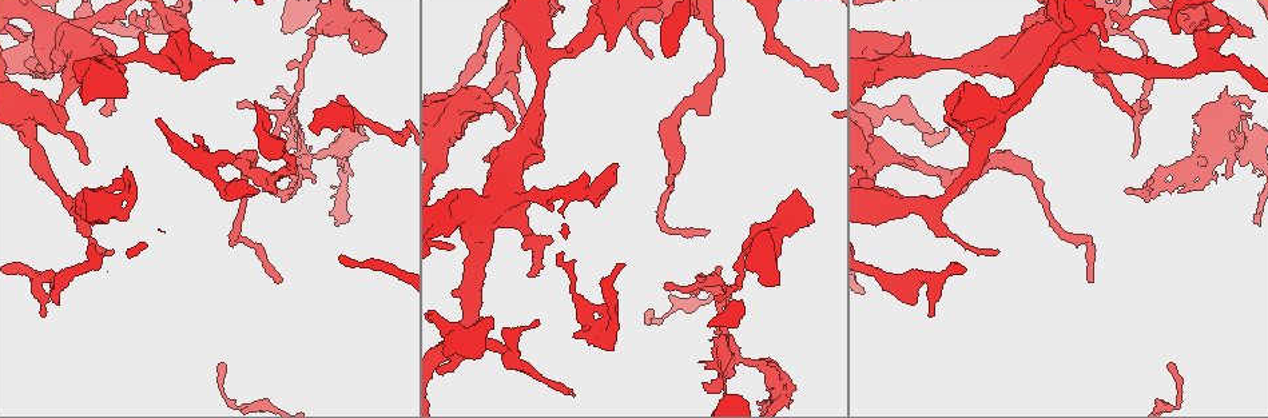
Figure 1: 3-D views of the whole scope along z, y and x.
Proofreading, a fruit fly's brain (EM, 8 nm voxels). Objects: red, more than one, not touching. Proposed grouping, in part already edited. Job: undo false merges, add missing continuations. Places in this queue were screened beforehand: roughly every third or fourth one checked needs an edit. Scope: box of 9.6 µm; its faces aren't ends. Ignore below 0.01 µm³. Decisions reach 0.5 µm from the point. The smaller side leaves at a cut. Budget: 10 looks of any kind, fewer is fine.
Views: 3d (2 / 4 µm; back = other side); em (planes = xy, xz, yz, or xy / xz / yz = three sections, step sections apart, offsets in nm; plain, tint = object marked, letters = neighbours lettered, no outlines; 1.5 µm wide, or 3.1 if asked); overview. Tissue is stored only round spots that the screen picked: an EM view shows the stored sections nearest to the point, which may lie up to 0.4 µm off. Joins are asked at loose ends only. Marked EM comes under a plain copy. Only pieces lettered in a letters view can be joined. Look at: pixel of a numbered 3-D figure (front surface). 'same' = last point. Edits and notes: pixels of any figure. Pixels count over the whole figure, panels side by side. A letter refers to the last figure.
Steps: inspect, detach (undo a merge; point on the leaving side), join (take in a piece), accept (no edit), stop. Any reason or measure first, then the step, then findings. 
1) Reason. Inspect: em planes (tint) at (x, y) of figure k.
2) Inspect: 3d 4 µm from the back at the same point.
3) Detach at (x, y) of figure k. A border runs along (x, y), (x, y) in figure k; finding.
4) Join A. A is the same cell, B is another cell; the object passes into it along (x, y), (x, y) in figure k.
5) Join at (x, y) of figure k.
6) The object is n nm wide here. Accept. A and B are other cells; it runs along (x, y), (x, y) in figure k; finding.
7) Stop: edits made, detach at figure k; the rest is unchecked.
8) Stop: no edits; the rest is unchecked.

An open end. Inspect: em yz step 8 (letters) at (101, 112) of figure 1.

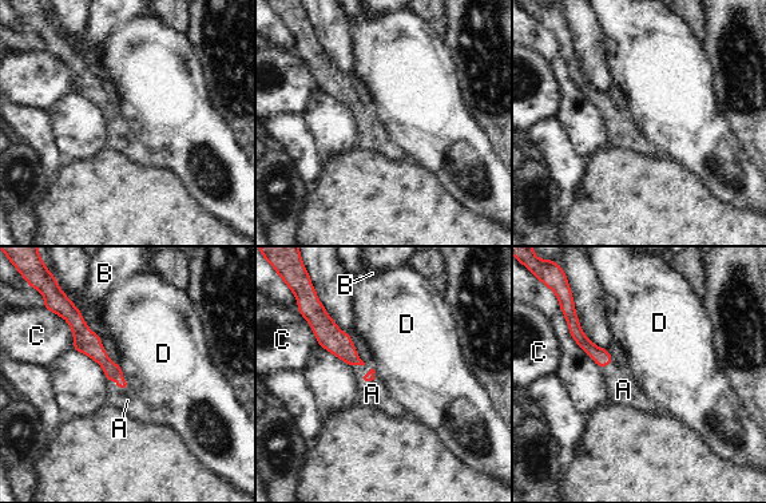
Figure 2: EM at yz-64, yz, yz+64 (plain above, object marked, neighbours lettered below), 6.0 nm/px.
Inspect: em planes (letters) at the same point.

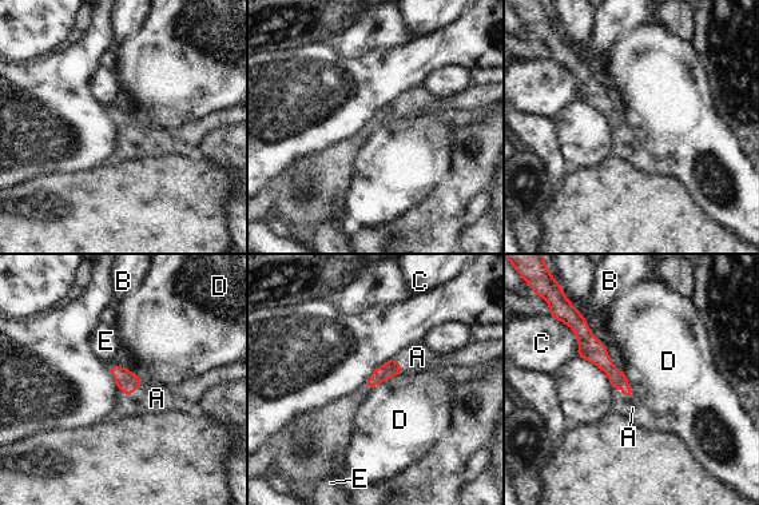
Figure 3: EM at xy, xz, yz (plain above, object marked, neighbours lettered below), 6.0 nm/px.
The longest contact is with D, 240 nm. Join A. A is the same cell, B, C, D and E are other cells; the object passes into it along (618, 378), (627, 396), (632, 408) in figure 3; it goes on there.

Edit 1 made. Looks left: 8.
Redraw. Inspect: overview.

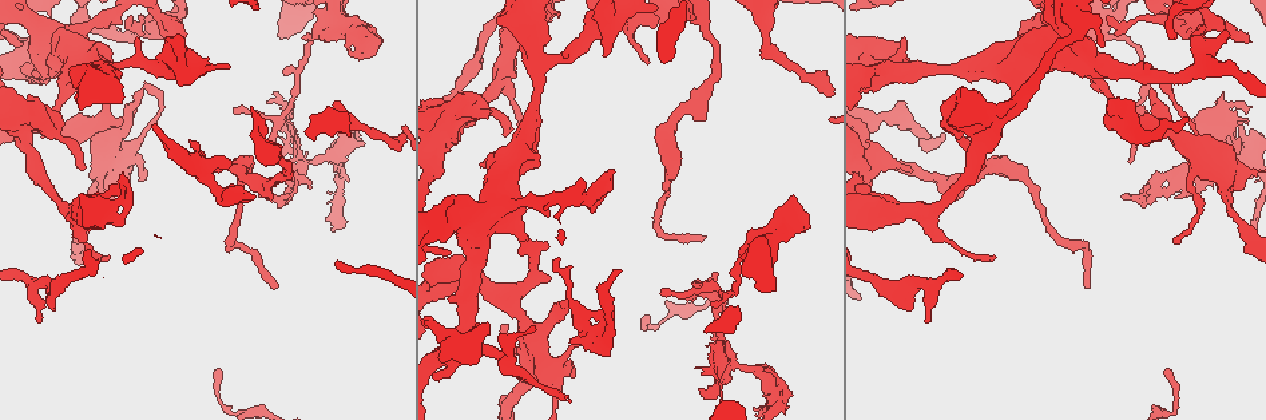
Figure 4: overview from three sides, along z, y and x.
Side arm on a straight run. Inspect: 3d 2 µm at (295, 163) of figure 4.

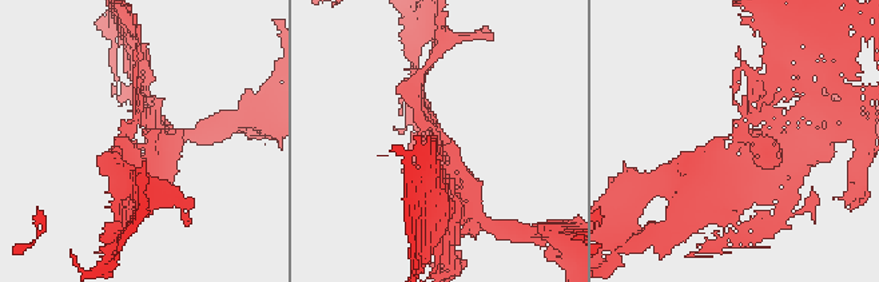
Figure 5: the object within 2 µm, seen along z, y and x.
Need the tissue. Inspect: em yz step 4 (tint) at (442, 153) of figure 5.

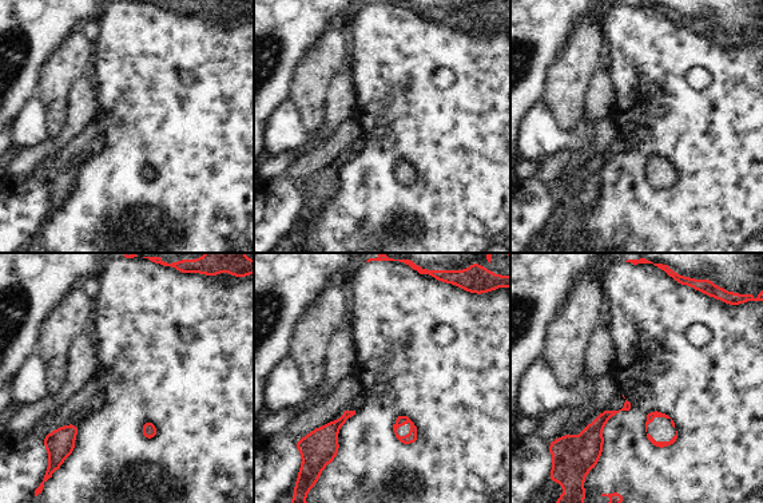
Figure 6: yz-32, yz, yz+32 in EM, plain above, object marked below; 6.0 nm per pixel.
Inspect: em planes (letters) at the same point.

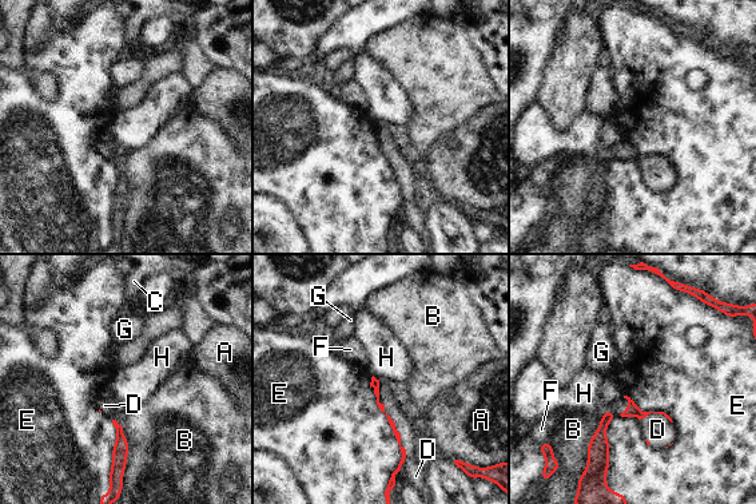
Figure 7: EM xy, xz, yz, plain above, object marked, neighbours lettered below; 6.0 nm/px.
Accept. A, B, C, D, E, F, G and H are other cells; it runs along (374, 380), (377, 400), (397, 435) in figure 7; one neuron here.

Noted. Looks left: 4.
Thin end. Inspect: 3d 4 µm at (508, 325) of figure 4.

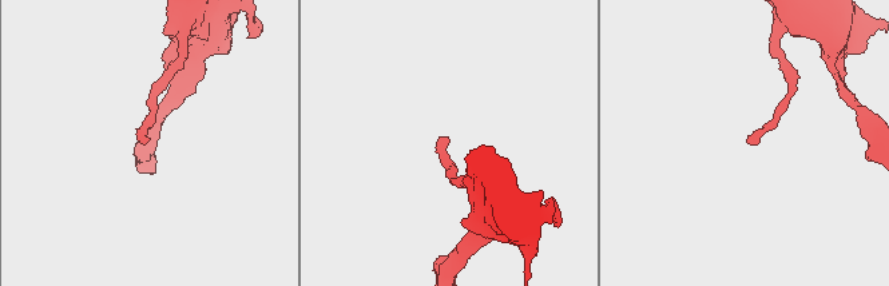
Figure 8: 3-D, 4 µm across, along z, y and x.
Inspect: em yz step 4 (letters) at (448, 137) of figure 8.

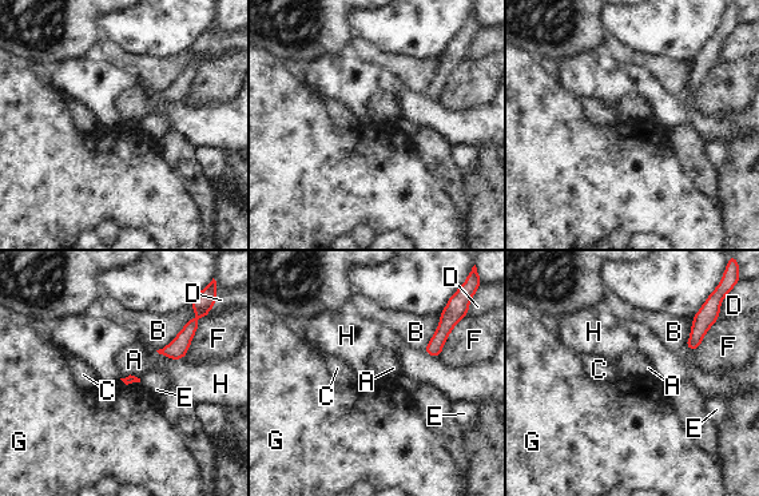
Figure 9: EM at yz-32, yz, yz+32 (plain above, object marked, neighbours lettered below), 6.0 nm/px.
Inspect: em planes (letters) at the same point.

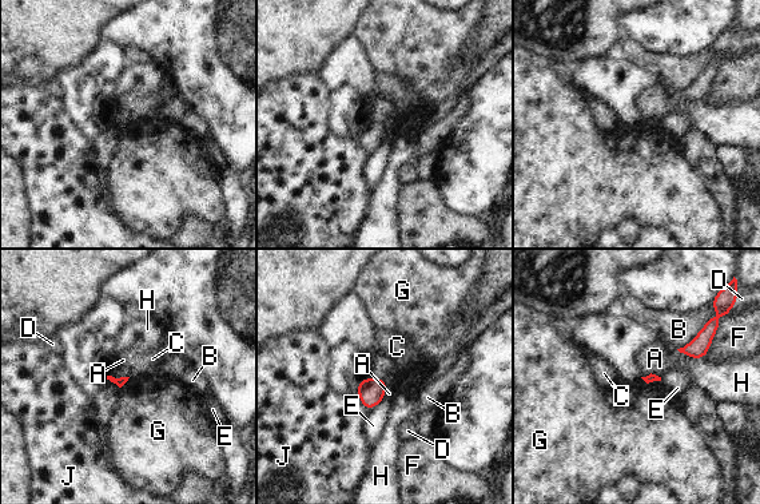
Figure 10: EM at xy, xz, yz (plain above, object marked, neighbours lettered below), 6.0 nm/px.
Accept. A, B, C, D, E, F, G, H and J are other cells; a border runs along (641, 377), (647, 383), (660, 381) in figure 10; no lettered piece goes on from it.

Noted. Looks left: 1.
Free end. Inspect: em planes (letters) at (642, 319) of figure 4.

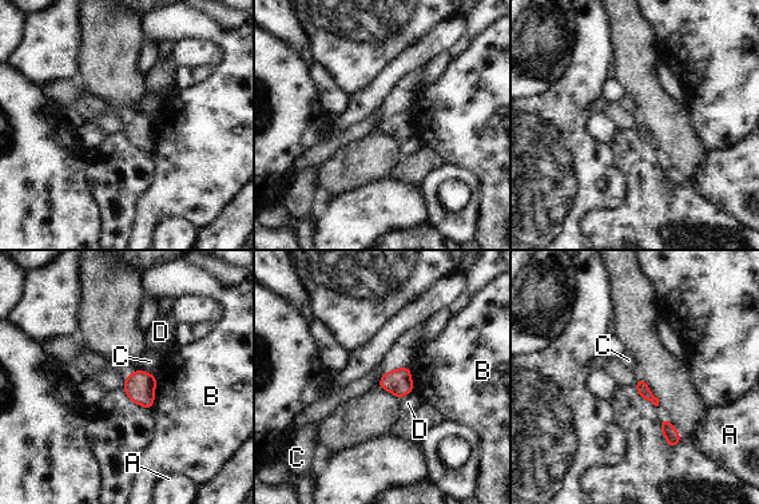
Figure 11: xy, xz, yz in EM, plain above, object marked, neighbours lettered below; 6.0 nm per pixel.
The object is 80 nm wide here. Accept. A, B, C and D are other cells; none of them fits.

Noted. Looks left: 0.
Stop: edits made, join at figure 3; the rest is unchecked.

